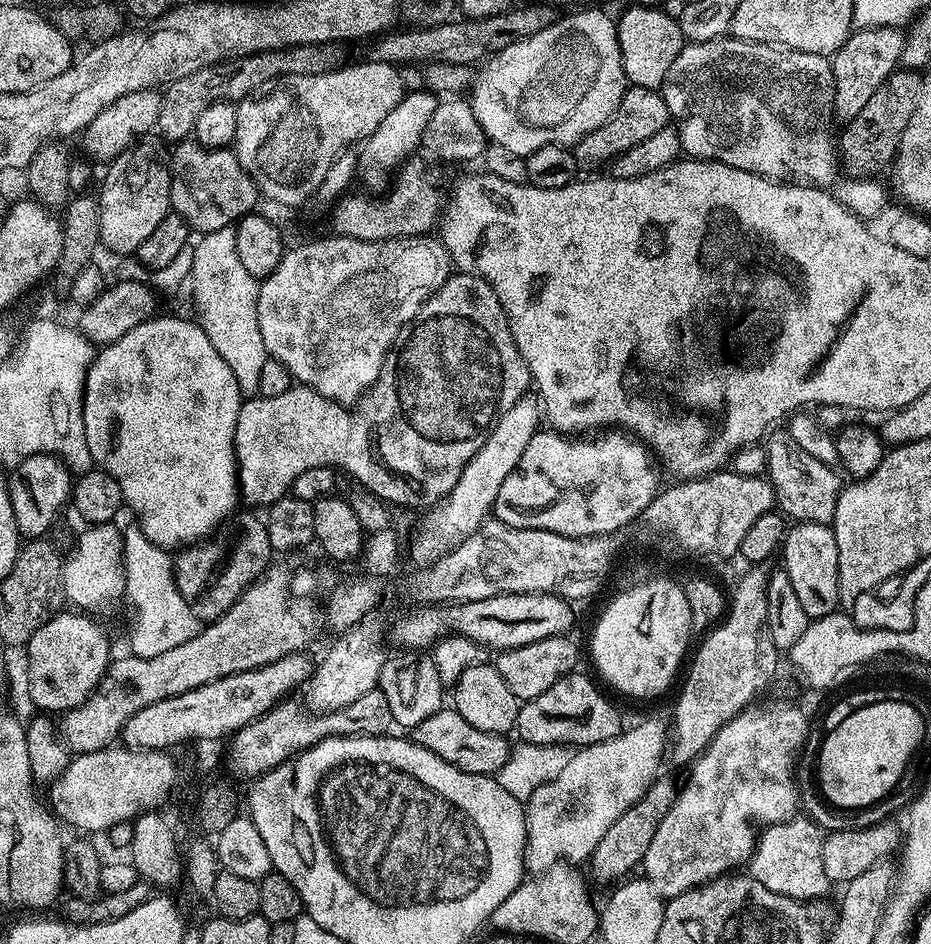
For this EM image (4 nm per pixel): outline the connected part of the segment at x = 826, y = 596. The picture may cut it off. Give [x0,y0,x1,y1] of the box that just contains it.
[782,522,841,620]

